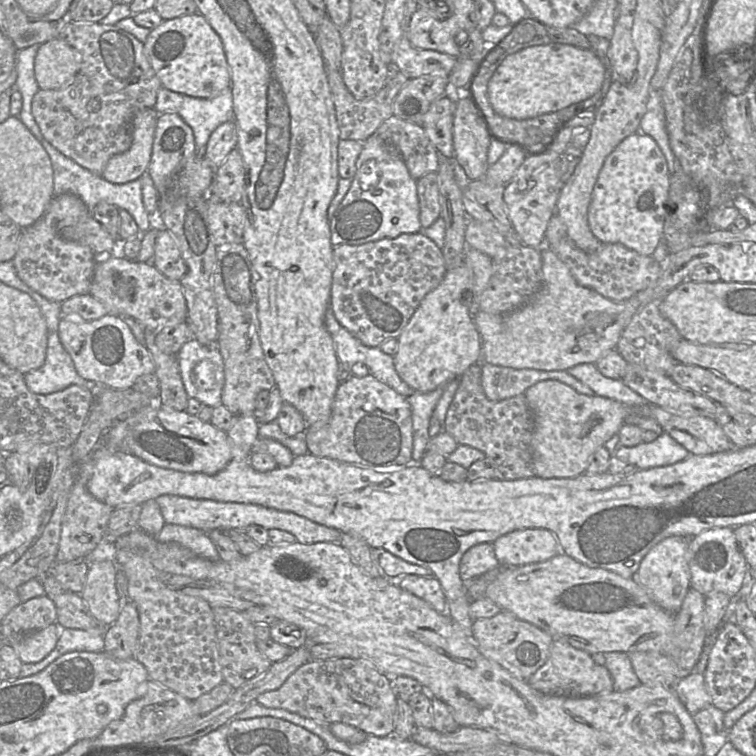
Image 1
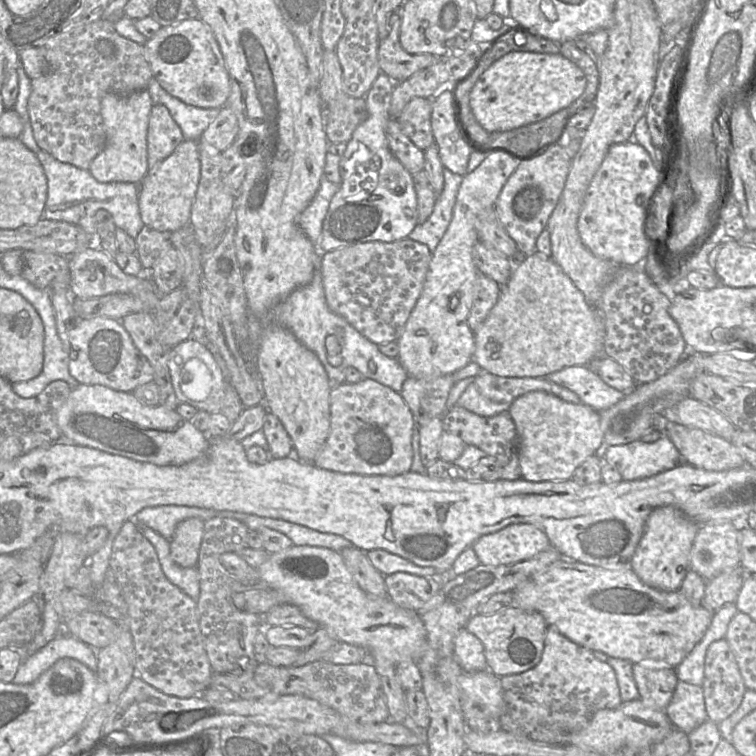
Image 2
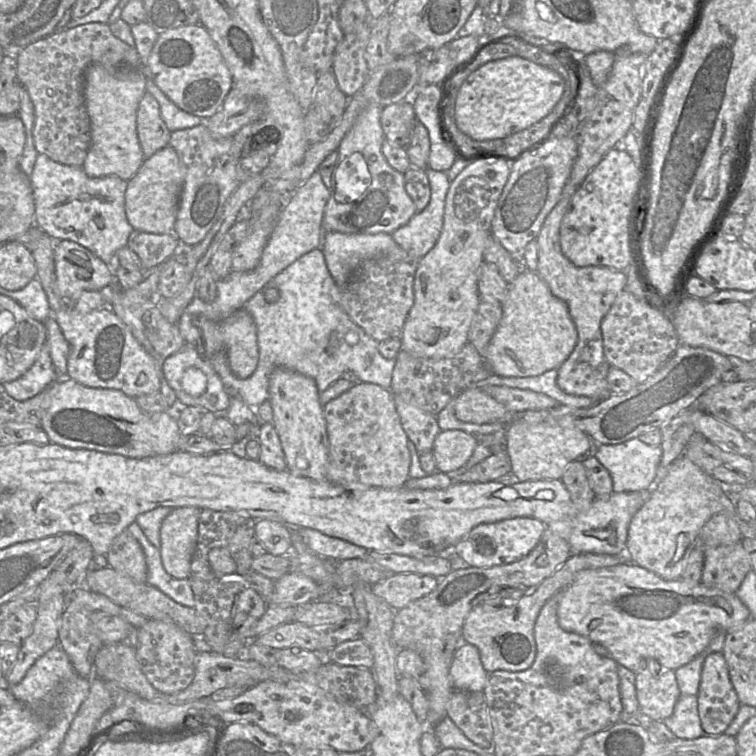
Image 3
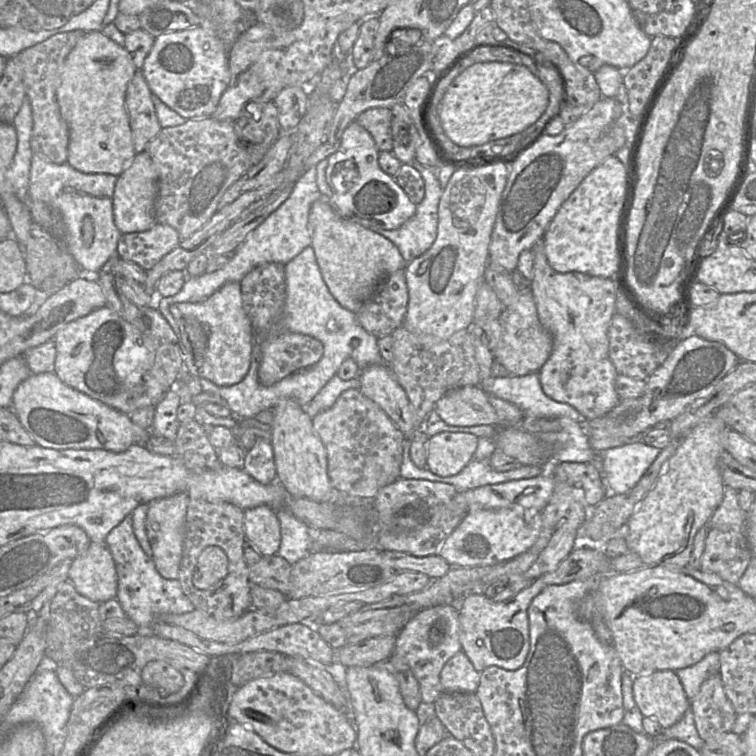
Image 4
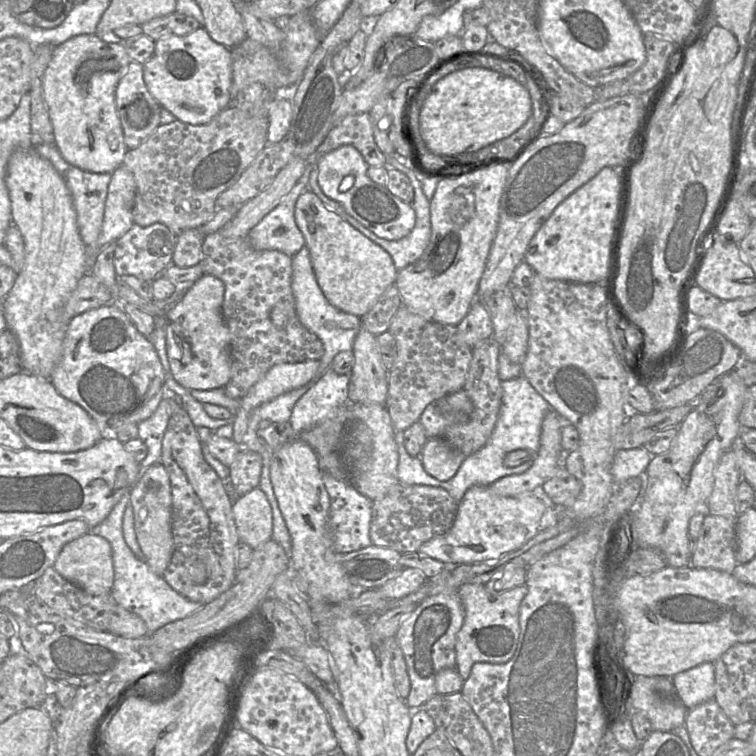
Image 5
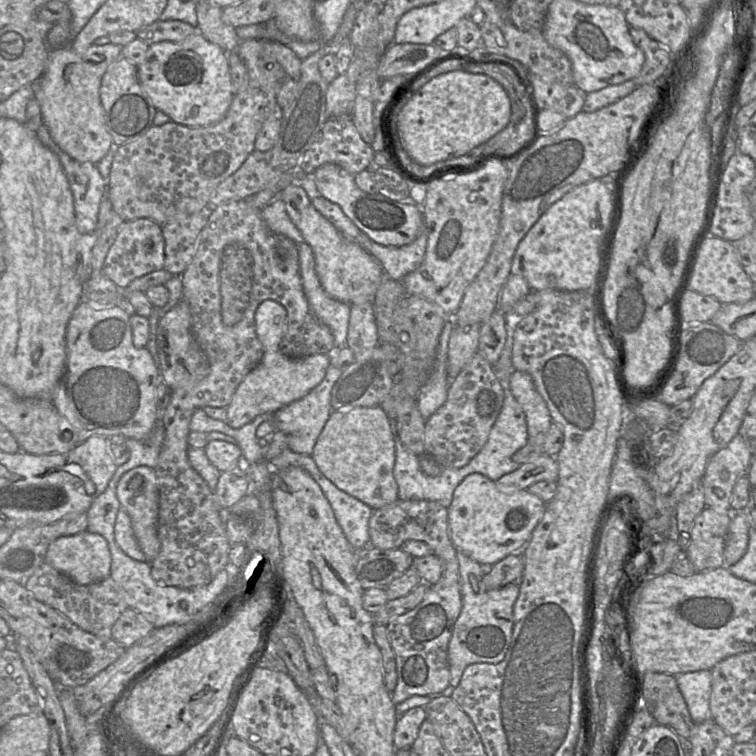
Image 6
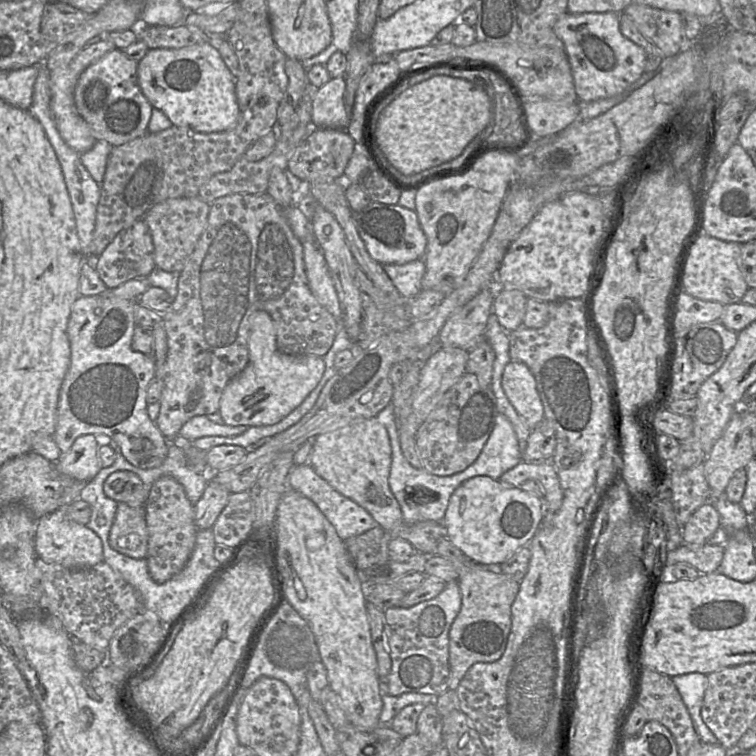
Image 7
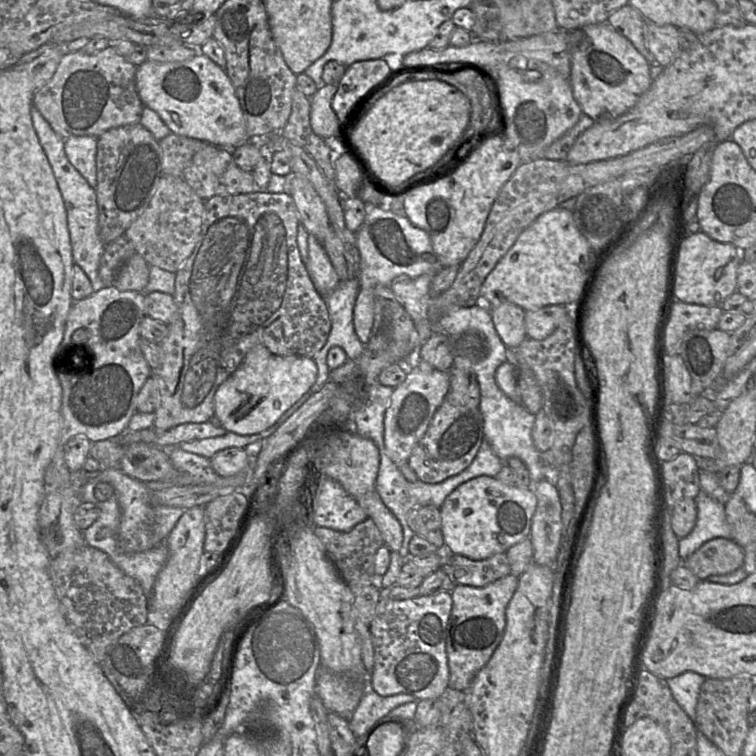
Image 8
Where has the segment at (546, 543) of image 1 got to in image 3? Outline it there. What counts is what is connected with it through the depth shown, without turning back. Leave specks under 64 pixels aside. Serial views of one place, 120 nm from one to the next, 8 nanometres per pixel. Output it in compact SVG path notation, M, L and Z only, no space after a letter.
M516 517L475 526L450 552L461 557L471 567L492 567L513 563L525 557L539 542L545 529L541 521Z

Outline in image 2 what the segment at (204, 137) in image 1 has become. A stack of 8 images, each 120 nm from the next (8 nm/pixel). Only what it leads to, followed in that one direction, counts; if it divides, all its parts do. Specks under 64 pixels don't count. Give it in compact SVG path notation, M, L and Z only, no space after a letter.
M154 76L149 80L147 89L154 104L163 104L168 108L185 140L199 140L220 112L220 108L201 108L182 102L163 89Z

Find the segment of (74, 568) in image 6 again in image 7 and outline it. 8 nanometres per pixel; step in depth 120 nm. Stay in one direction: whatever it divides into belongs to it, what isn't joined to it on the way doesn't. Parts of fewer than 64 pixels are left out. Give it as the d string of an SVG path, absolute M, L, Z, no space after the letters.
M67 507L40 517L35 525L35 551L39 558L69 568L92 567L104 561L100 537L86 525L71 521L66 514Z

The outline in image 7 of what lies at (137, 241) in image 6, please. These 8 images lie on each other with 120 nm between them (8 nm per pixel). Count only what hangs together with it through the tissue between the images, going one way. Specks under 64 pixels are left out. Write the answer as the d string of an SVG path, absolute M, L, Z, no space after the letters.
M142 219L122 229L95 259L94 267L108 289L116 288L134 278L146 278L156 268L151 234Z

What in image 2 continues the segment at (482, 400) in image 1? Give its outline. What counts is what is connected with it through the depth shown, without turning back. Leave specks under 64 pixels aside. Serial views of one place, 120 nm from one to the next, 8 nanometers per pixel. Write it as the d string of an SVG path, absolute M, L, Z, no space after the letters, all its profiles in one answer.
M454 405L442 417L444 431L458 435L466 445L477 446L497 458L502 468L501 480L514 481L521 478L518 437L516 427L508 411L492 417L477 415L461 406Z

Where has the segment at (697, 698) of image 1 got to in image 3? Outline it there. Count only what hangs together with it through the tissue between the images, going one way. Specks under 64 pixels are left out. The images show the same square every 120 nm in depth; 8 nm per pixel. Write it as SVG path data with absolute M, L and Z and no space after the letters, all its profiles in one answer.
M681 694L673 713L662 721L680 739L696 739L705 735L699 718L697 695Z

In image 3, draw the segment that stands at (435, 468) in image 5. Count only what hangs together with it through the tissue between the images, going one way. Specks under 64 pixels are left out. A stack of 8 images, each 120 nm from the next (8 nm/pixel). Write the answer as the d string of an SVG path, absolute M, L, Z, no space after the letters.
M462 430L441 431L435 438L432 453L437 470L452 473L465 466L479 444L477 436Z

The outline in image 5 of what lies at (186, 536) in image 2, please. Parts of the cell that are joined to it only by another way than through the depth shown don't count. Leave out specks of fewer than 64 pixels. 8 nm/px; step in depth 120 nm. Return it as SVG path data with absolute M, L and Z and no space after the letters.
M161 463L141 467L141 476L129 491L129 504L133 508L134 525L138 543L149 568L163 576L174 549L172 535L172 495L169 475Z

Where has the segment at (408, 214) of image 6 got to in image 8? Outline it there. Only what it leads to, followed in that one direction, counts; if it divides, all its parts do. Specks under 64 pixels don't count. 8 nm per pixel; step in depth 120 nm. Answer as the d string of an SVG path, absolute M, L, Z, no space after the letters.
M380 207L367 211L364 222L356 232L356 249L360 258L359 292L356 298L353 323L360 341L369 341L374 321L374 289L377 285L390 286L401 275L418 277L436 274L441 268L429 235L414 226L405 215L398 215Z

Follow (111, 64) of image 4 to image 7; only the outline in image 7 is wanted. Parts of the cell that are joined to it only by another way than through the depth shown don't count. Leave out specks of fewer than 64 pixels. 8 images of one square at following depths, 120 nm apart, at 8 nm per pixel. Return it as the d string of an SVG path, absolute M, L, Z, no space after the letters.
M103 39L83 48L66 67L50 71L50 107L59 134L65 143L79 155L92 149L97 140L93 136L89 125L77 112L74 102L74 89L82 72L114 48L116 48L115 45L109 39Z

